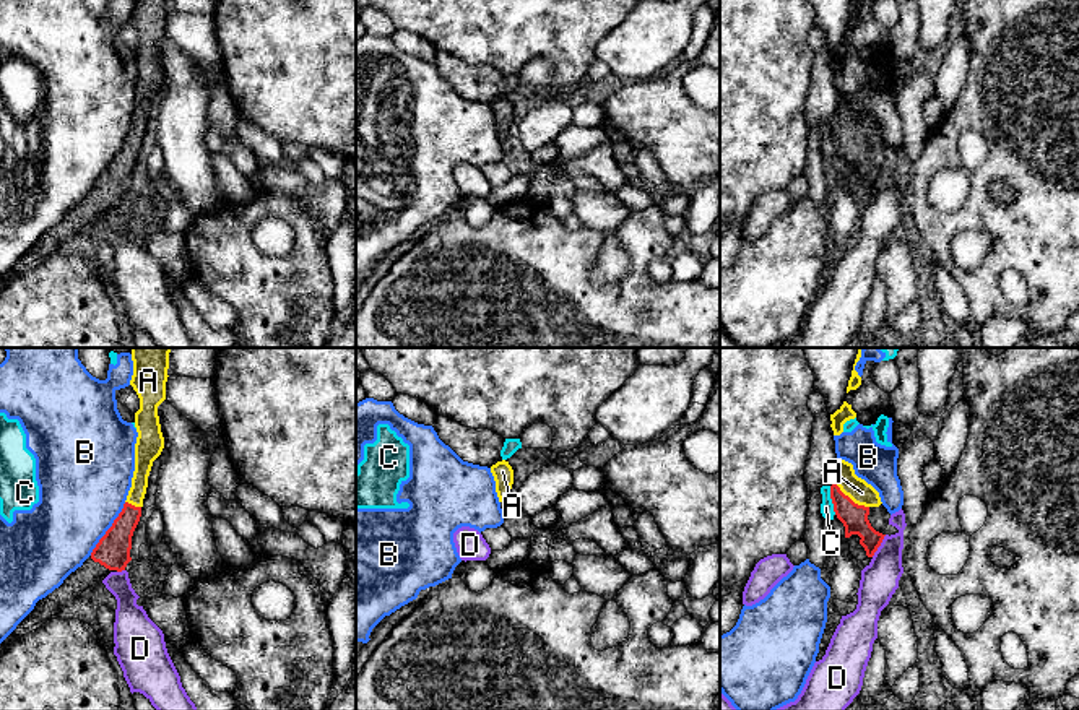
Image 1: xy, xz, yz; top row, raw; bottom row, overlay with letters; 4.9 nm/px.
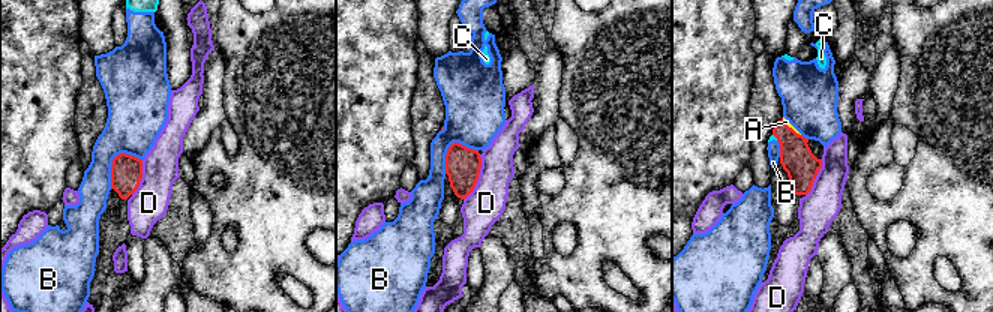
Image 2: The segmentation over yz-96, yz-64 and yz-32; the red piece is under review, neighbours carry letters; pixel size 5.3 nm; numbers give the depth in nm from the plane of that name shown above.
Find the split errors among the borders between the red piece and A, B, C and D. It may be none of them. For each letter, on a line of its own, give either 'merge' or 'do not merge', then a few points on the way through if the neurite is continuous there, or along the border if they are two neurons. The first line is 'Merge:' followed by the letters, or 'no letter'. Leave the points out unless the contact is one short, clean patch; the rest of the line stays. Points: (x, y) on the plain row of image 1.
Merge: A
A: merge; runs through yz (853, 153), (850, 135), (862, 129)
B: do not merge; border along xy (125, 138), (90, 190)
C: do not merge; border along yz (829, 122), (836, 150)
D: do not merge; border along yz (886, 171), (871, 192)

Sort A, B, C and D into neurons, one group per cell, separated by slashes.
A / B C / D

